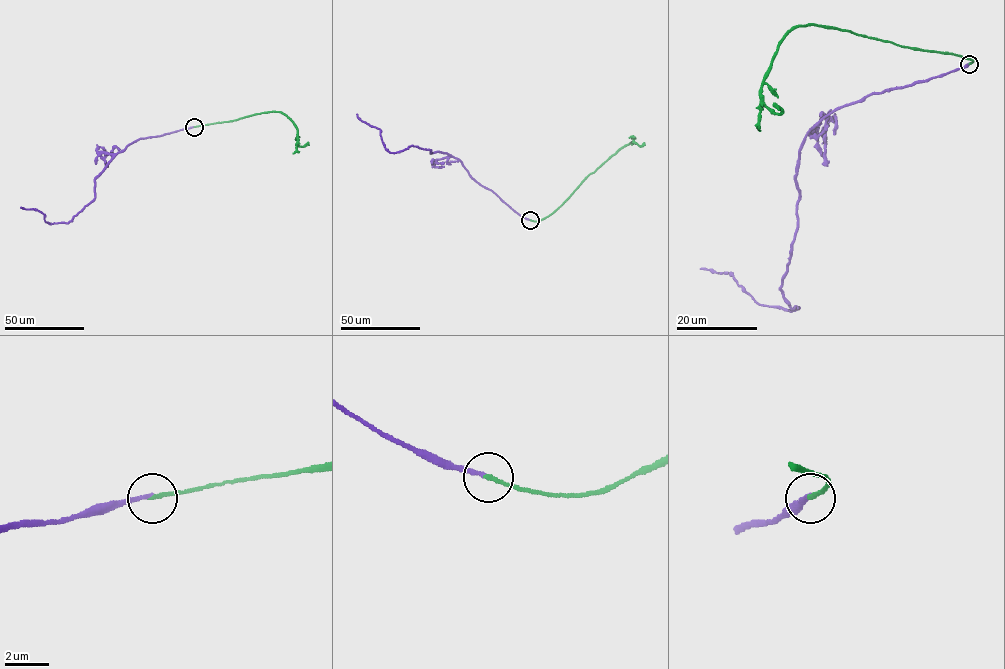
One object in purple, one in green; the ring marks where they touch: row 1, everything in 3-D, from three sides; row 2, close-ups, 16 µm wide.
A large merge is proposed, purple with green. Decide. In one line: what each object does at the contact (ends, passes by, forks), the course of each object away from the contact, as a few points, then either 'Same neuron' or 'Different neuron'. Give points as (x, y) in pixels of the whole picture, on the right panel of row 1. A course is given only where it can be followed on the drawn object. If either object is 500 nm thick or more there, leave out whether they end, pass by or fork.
At the ring purple ends. At the ring green ends. Course of purple: (970, 63), (871, 93), (808, 131), (781, 289), (798, 308), (760, 305), (730, 273), (700, 269). Course of green: (970, 63), (972, 59), (837, 28), (796, 26), (778, 46), (761, 87), (760, 100), (781, 113), (773, 104). Different neuron

